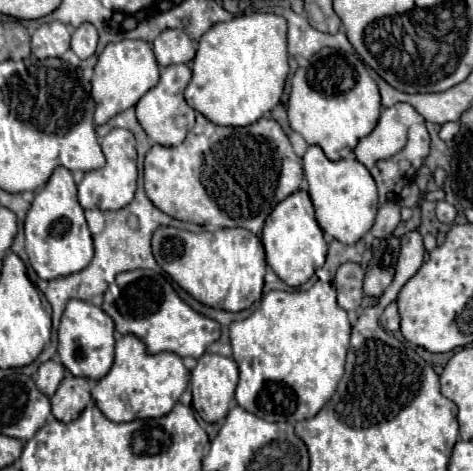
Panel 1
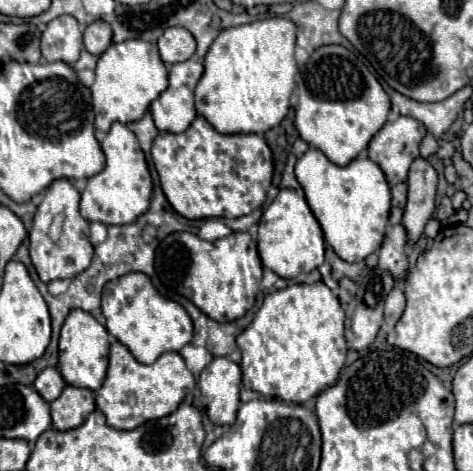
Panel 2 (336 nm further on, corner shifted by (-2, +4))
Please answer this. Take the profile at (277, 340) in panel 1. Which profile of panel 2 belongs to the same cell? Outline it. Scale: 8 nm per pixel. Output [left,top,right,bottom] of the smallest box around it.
[236,282,346,404]

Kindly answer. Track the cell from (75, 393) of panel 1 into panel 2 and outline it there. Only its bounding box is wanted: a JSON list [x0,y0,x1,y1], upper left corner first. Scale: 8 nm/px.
[50,386,96,430]

